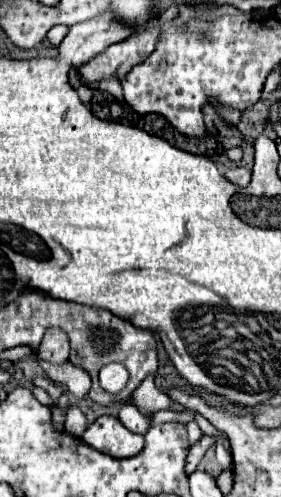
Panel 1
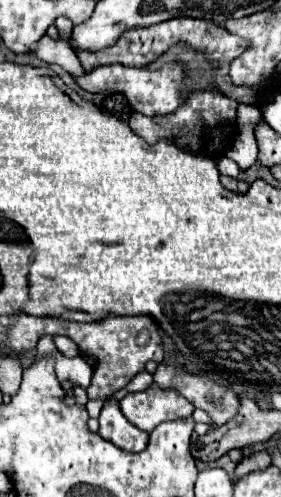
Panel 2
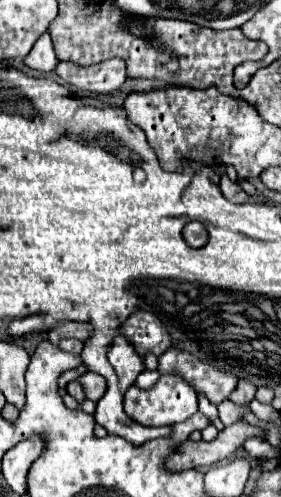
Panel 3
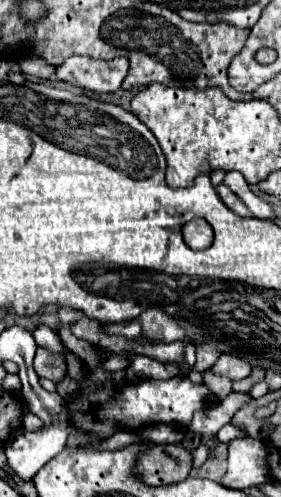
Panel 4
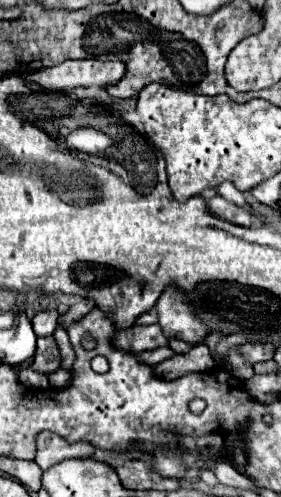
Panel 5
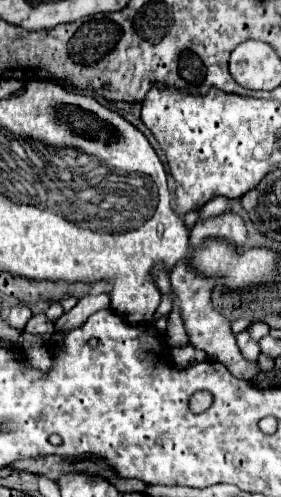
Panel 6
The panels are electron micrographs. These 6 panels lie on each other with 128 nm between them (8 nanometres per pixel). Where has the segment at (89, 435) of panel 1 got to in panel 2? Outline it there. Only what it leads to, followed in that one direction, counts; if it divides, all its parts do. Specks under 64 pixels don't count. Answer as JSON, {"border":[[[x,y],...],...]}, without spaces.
{"border":[[[110,398],[104,402],[102,412],[100,412],[100,436],[114,442],[118,448],[128,450],[128,452],[140,452],[148,444],[148,434],[144,430],[136,428],[126,420],[126,416],[120,410],[120,402]]]}

